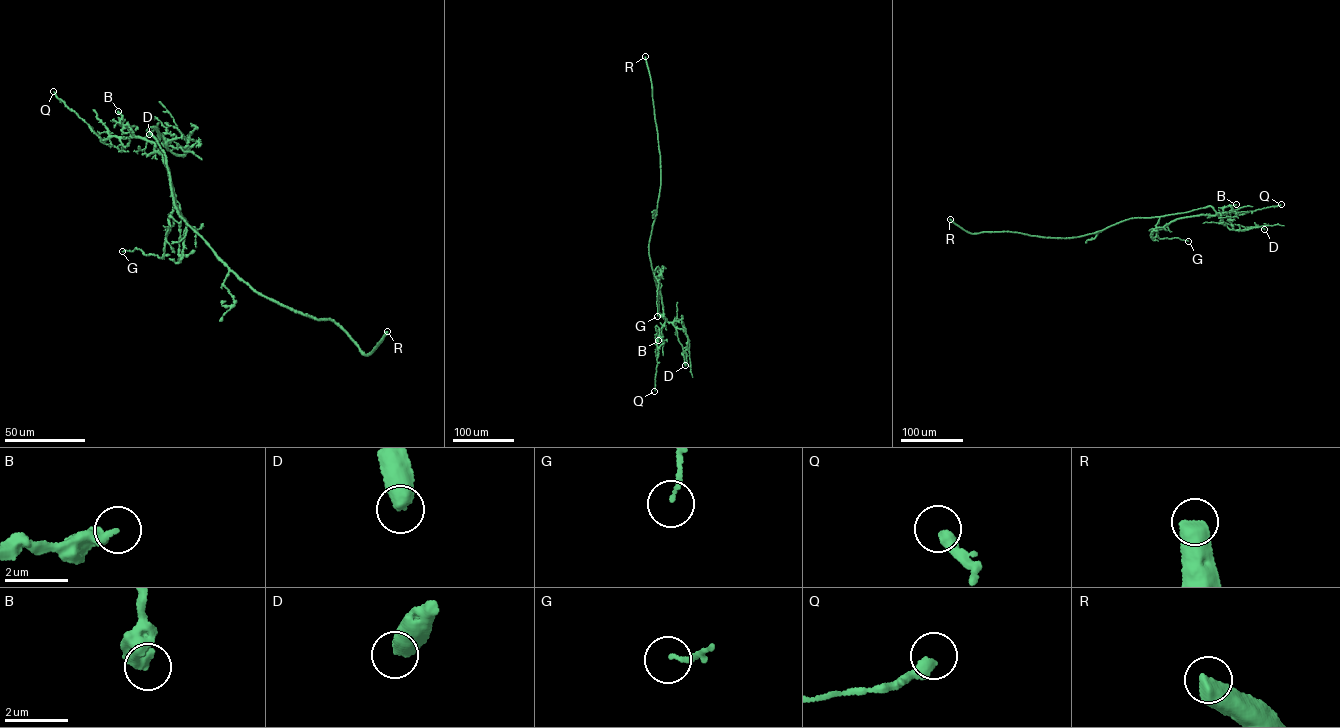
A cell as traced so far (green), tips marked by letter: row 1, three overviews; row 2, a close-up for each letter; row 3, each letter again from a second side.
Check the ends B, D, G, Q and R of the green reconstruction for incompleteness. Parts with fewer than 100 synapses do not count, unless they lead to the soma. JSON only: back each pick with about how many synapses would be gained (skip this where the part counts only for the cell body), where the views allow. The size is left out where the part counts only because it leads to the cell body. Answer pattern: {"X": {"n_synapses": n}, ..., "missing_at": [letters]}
{"R": {"n_synapses": 450}, "missing_at": ["D", "R"]}

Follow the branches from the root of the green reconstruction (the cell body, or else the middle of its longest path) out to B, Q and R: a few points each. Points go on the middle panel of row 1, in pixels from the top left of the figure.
B: (648, 245), (658, 295), (658, 312), (666, 319), (658, 340)
Q: (648, 245), (658, 295), (658, 312), (666, 319), (656, 343), (654, 391)
R: (648, 245), (661, 171), (652, 86), (645, 56)

